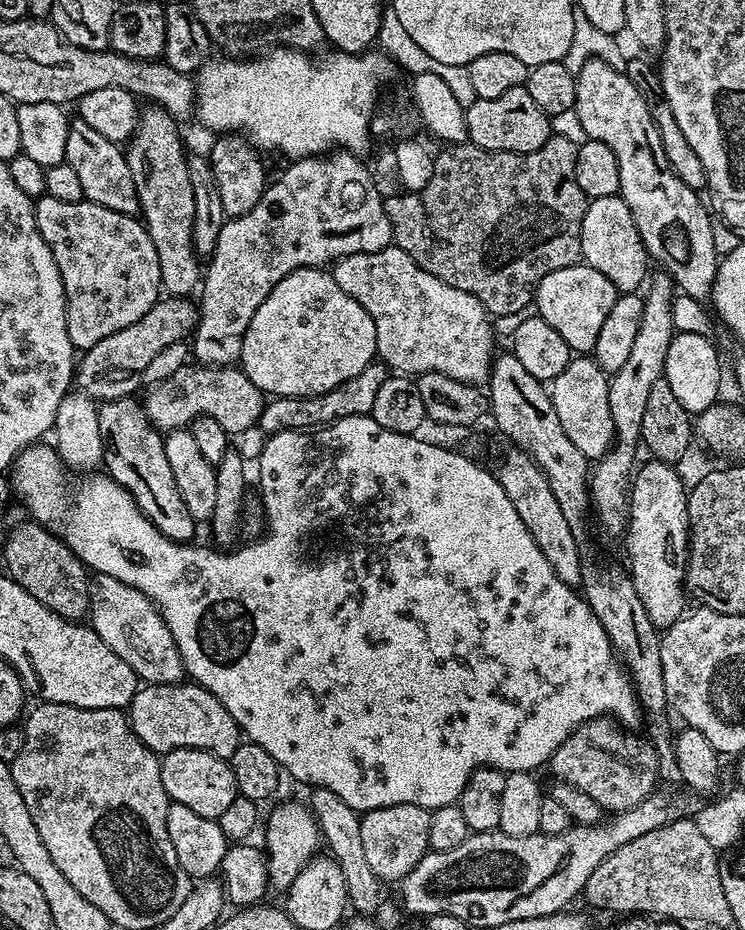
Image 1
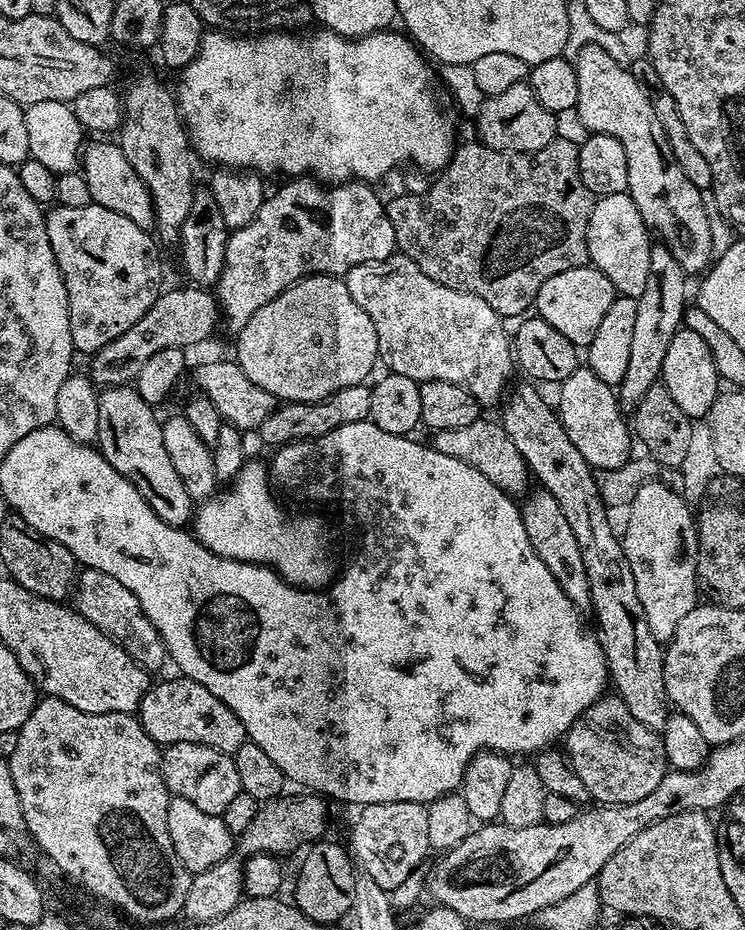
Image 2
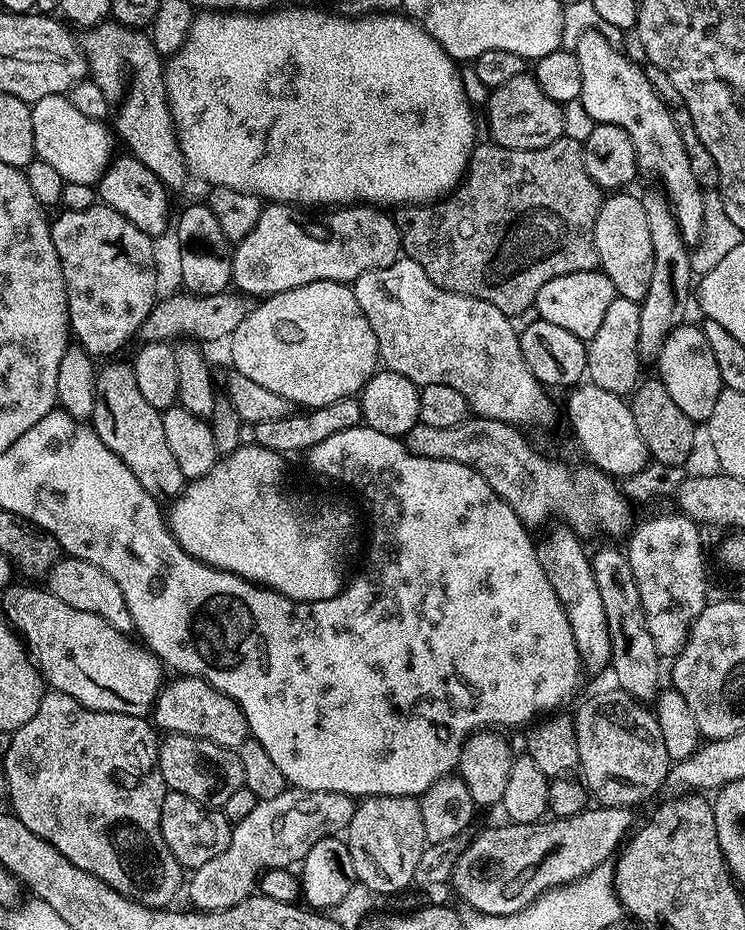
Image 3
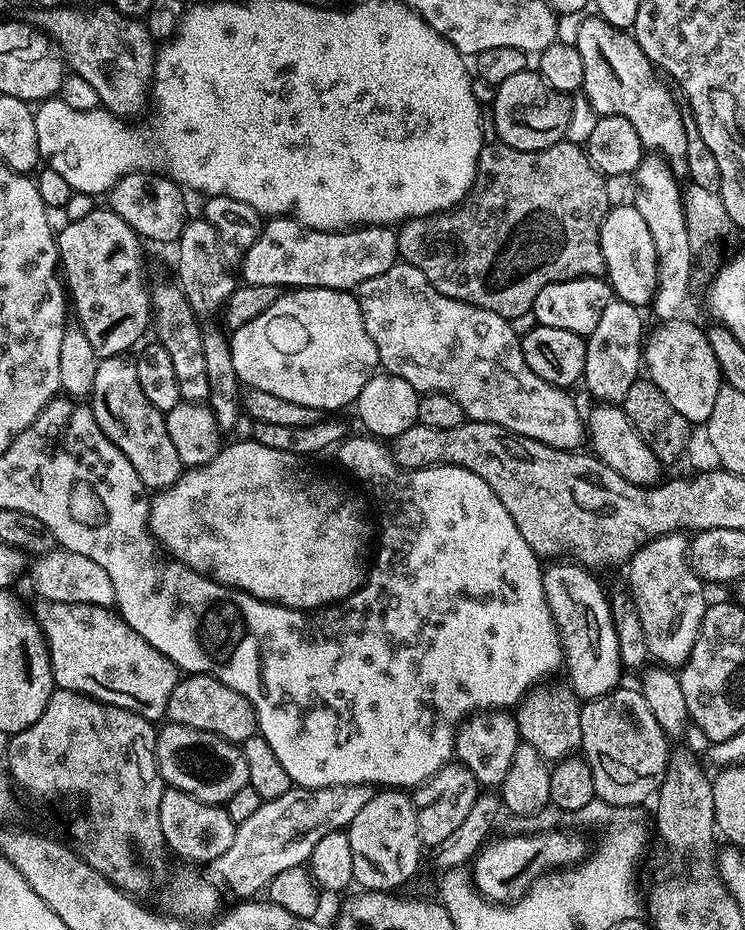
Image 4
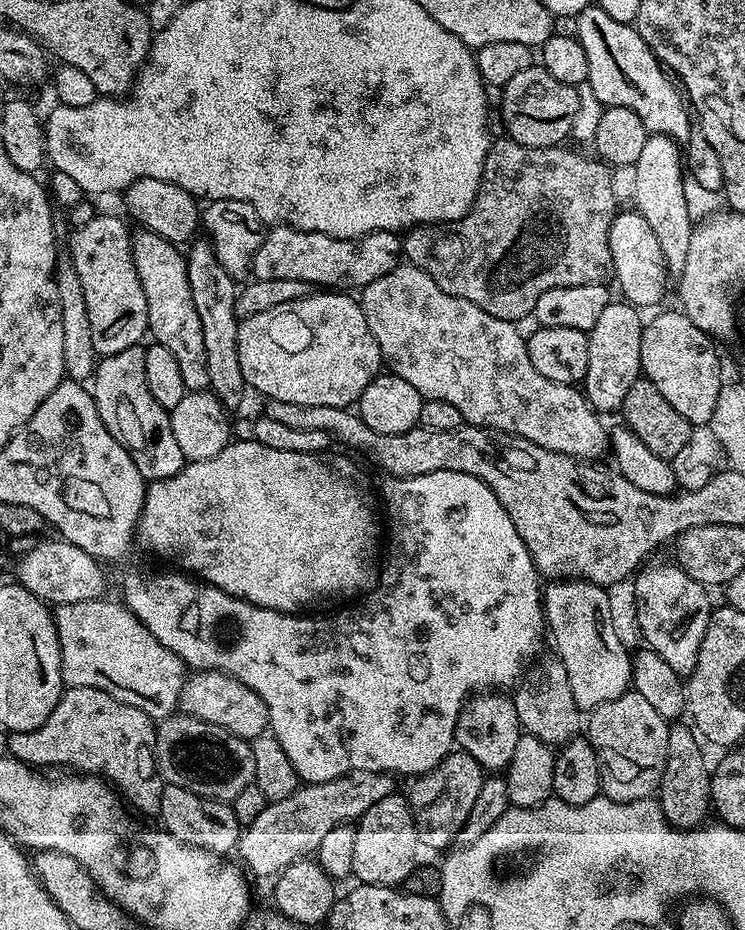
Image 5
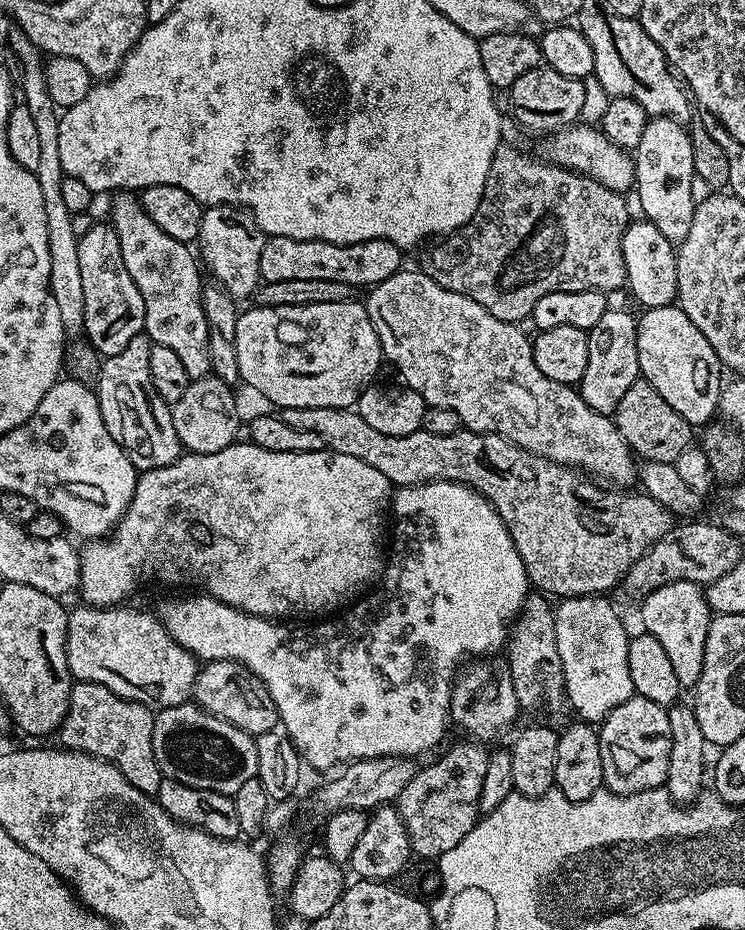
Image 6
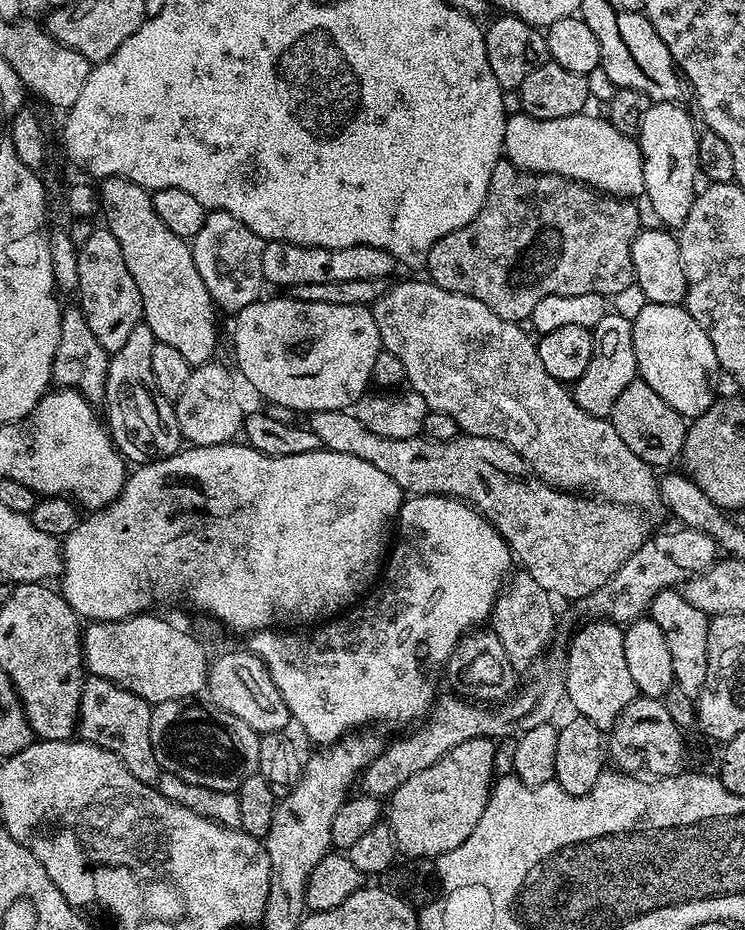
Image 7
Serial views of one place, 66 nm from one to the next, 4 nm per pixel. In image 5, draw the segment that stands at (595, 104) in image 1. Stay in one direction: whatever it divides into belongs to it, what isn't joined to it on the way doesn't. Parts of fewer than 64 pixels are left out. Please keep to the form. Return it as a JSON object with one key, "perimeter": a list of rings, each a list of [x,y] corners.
{"perimeter":[[[595,6],[583,8],[575,17],[574,24],[574,35],[582,42],[582,50],[586,50],[586,88],[592,91],[593,98],[600,106],[626,106],[626,110],[634,110],[650,134],[668,136],[675,141],[687,137],[693,119],[689,105],[673,77],[652,53],[650,46],[646,46],[635,27],[617,22],[615,18],[610,18],[610,14],[606,14],[606,10]]]}

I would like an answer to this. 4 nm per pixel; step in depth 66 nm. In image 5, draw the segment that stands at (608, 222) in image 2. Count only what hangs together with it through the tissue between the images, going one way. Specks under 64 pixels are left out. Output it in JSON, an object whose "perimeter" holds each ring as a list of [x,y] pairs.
{"perimeter":[[[617,211],[610,226],[610,254],[614,280],[616,276],[616,284],[624,295],[621,297],[640,310],[654,307],[668,288],[670,273],[668,267],[664,265],[662,246],[658,246],[658,237],[654,234],[654,230],[650,230],[650,225],[646,223],[646,218],[642,218],[640,212]]]}

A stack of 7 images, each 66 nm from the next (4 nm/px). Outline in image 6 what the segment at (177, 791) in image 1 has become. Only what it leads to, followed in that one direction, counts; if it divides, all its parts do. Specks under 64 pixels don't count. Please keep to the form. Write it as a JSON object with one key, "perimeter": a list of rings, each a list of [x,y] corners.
{"perimeter":[[[195,702],[159,709],[154,715],[154,758],[160,767],[161,777],[177,780],[198,790],[214,790],[232,796],[245,784],[256,779],[258,750],[256,737],[246,730],[210,714]]]}

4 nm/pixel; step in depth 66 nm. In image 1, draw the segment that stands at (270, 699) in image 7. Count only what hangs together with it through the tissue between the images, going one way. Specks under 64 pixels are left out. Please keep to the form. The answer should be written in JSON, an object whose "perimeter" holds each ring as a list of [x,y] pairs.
{"perimeter":[[[196,682],[144,684],[134,694],[126,715],[132,733],[157,754],[172,752],[175,748],[197,748],[231,761],[234,750],[242,743],[242,729],[230,710],[222,706],[213,692],[206,691]]]}

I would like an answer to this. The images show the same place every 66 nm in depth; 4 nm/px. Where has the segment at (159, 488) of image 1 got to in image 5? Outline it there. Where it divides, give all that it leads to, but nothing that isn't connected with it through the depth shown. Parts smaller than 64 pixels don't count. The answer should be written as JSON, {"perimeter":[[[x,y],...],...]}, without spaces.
{"perimeter":[[[143,347],[127,348],[122,350],[122,354],[103,357],[97,363],[90,391],[96,400],[98,414],[106,426],[106,430],[110,430],[112,437],[132,455],[134,466],[138,466],[138,474],[142,474],[145,481],[170,478],[184,469],[186,461],[182,449],[178,447],[178,442],[172,433],[172,417],[169,409],[158,406],[158,402],[154,402],[154,394],[150,394],[150,386],[146,386]]]}

